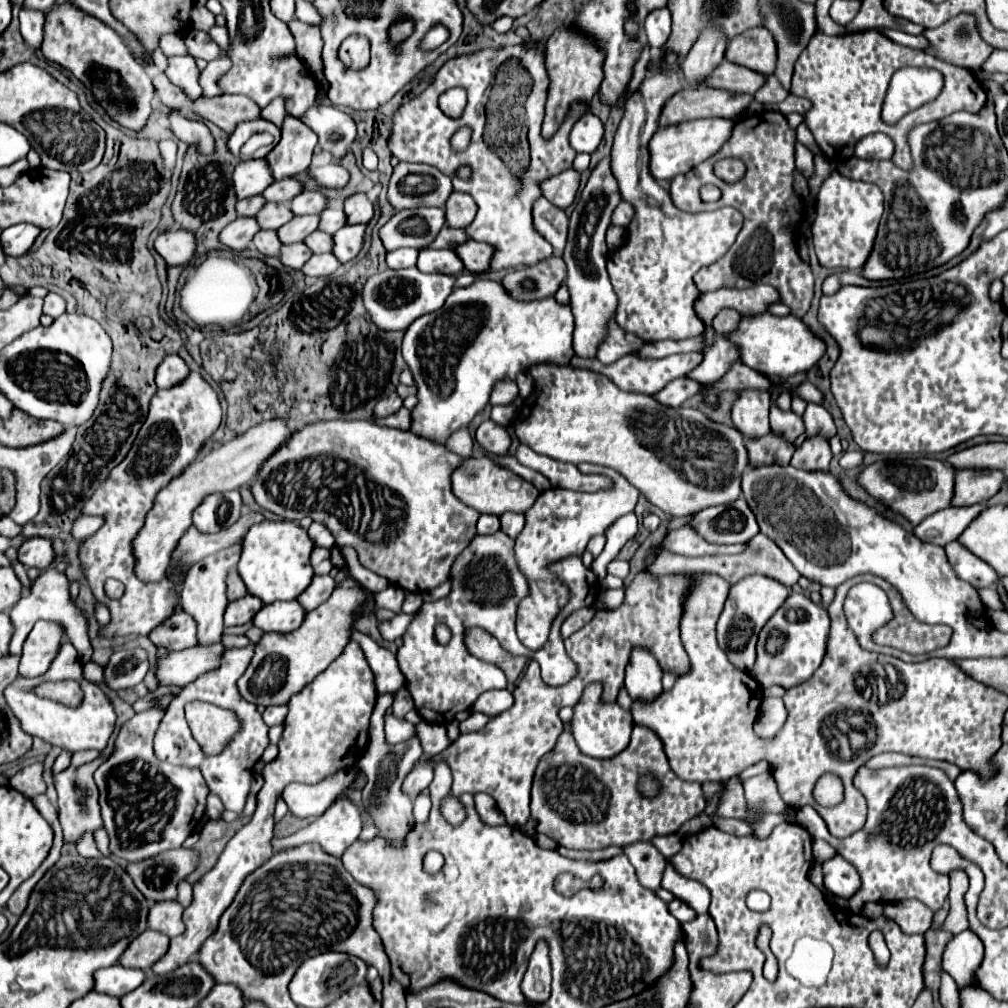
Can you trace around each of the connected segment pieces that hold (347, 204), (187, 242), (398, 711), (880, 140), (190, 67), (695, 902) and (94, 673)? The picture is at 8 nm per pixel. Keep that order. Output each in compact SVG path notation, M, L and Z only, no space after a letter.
M356 193L344 201L344 213L346 213L346 221L350 225L368 223L374 215L374 205L368 201L368 197L364 193Z
M168 229L156 237L154 249L166 261L168 267L174 267L174 265L182 267L192 261L196 241L194 241L194 235L188 231Z
M402 687L400 691L396 691L396 697L394 697L394 705L392 705L392 711L394 711L394 717L398 719L404 719L408 711L414 709L414 701L408 693L406 687Z
M866 135L856 143L854 155L862 159L890 159L894 153L894 143L886 135Z
M168 57L168 67L166 67L166 77L184 89L190 99L200 97L202 89L198 85L198 69L194 63L194 57Z
M670 865L666 867L662 887L668 889L670 893L674 893L678 899L686 901L690 907L694 907L696 913L708 913L710 891L702 883L678 875Z
M92 661L82 663L82 673L84 673L84 677L86 677L88 681L92 681L92 683L102 683L102 667L100 667L100 665L96 665L96 663L92 663Z

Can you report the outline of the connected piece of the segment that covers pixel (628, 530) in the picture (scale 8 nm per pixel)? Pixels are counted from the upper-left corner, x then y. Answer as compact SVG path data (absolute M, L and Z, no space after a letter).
M634 513L622 515L620 519L616 519L608 527L608 531L606 531L606 547L591 564L591 569L599 580L603 580L607 575L607 565L617 556L618 551L622 549L622 545L628 539L634 539L636 533L638 533L638 519L634 517Z

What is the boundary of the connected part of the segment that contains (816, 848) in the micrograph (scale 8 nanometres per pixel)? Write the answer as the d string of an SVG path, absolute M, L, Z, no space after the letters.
M814 839L812 850L814 859L818 863L823 863L837 854L836 850L829 843L821 839Z

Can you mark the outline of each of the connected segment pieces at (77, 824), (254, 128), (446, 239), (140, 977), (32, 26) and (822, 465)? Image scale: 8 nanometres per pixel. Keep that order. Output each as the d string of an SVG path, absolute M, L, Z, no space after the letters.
M96 759L92 763L80 767L68 767L62 773L54 775L54 785L58 791L58 807L60 807L60 825L64 829L66 841L76 841L84 831L94 831L102 825L100 807L98 807L98 787L92 779L92 773L104 759Z
M256 119L256 121L246 121L246 123L240 123L236 125L236 129L230 133L228 137L228 149L234 157L240 157L240 147L242 143L252 135L252 133L260 133L260 131L268 131L274 139L280 137L280 129L264 119Z
M444 227L438 237L426 245L426 249L454 249L456 245L464 243L468 237L464 233L464 229L452 229L452 227Z
M120 965L104 967L94 973L94 991L112 997L124 997L126 993L134 991L144 981L144 977L146 975L140 969L126 969Z
M28 9L20 11L20 33L32 51L38 51L44 41L44 23L46 23L46 13Z
M810 437L794 451L790 465L804 471L828 471L830 459L832 453L828 441L824 437Z

